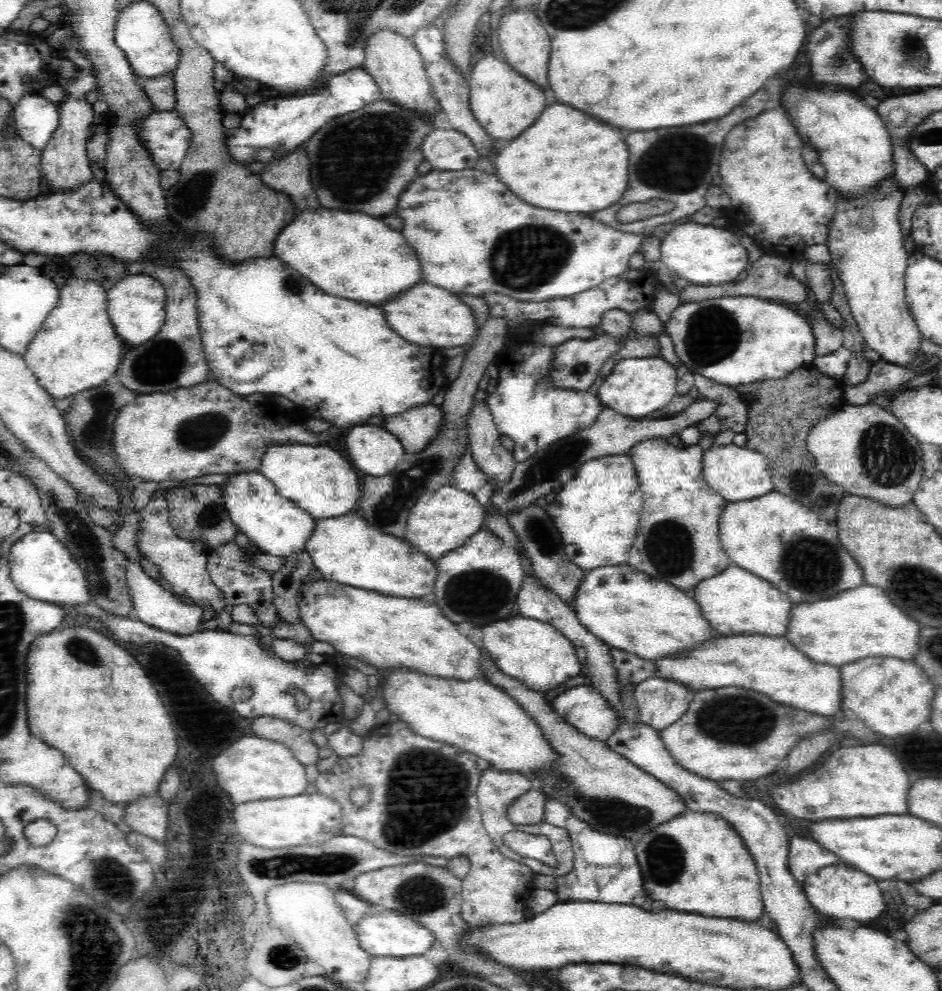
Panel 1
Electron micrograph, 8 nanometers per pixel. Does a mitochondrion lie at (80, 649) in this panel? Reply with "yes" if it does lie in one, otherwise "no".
yes

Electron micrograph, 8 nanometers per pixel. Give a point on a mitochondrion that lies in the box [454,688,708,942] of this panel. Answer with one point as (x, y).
(609, 812)

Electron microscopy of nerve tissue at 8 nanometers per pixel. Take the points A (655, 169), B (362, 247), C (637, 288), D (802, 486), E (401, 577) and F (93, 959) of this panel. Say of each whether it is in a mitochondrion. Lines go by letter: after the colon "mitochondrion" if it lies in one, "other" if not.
A: mitochondrion
B: other
C: other
D: other
E: other
F: mitochondrion

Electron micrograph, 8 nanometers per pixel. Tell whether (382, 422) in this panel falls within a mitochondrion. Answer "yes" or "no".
no

